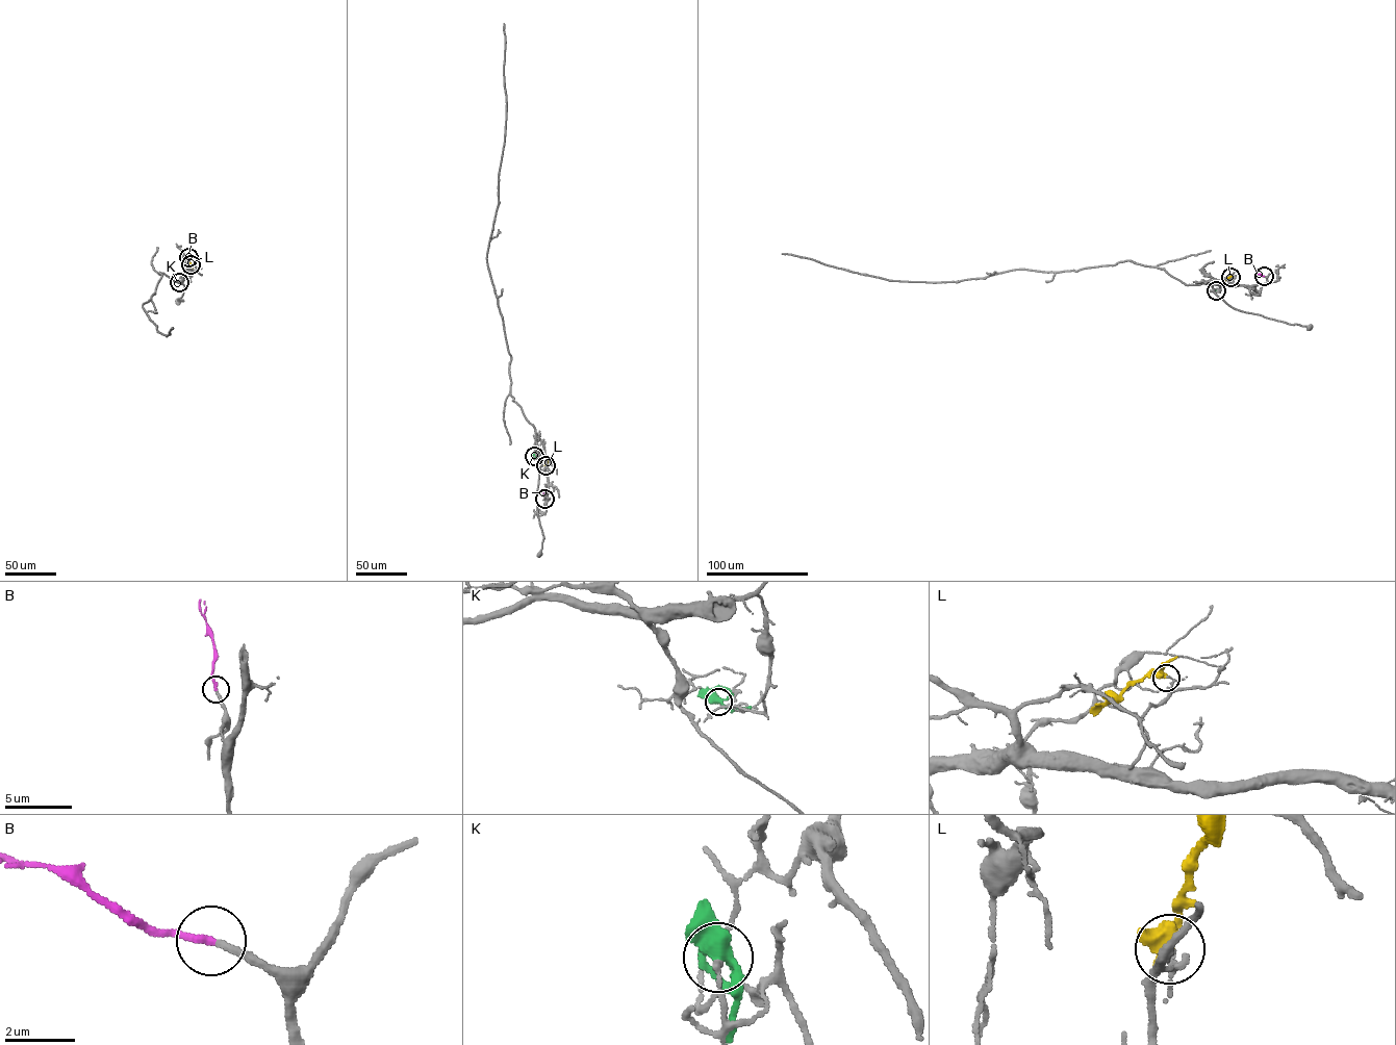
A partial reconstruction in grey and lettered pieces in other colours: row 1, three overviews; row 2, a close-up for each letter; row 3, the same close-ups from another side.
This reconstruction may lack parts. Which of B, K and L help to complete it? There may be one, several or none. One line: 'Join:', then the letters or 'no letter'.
Join: B

